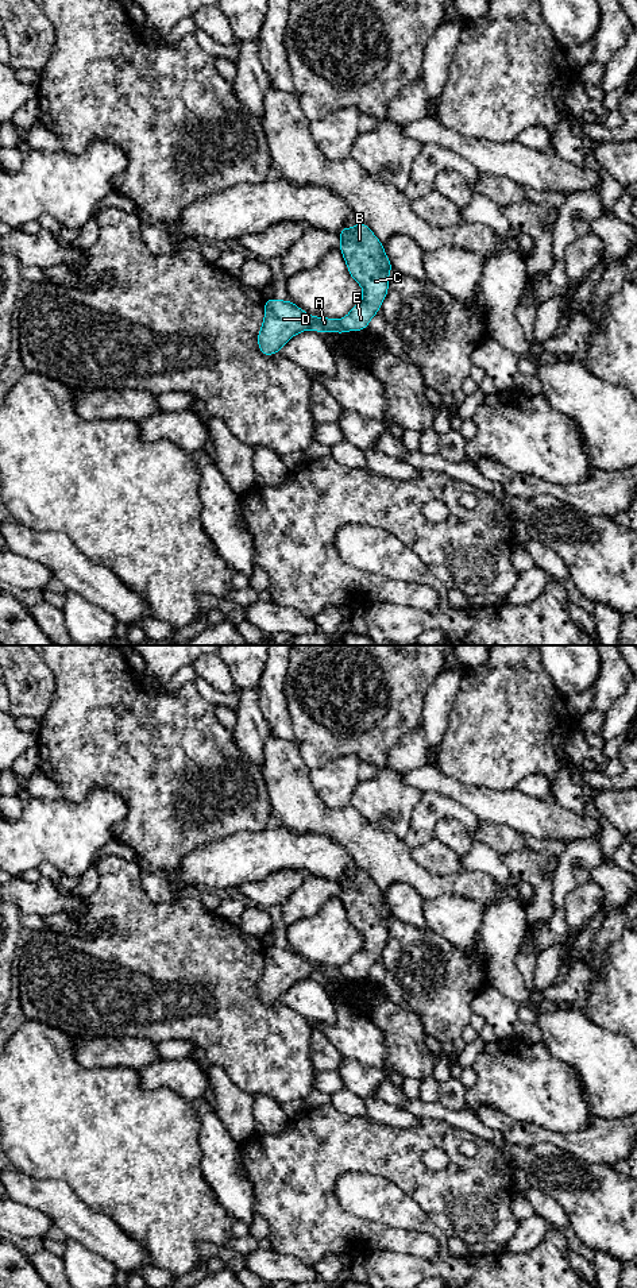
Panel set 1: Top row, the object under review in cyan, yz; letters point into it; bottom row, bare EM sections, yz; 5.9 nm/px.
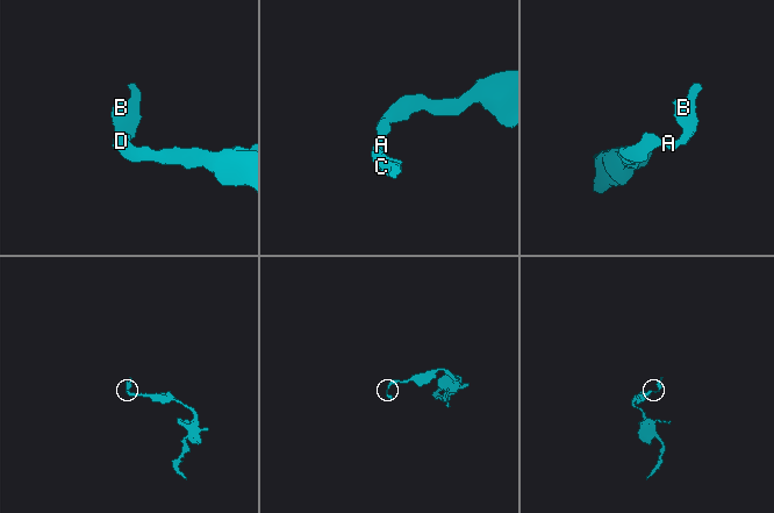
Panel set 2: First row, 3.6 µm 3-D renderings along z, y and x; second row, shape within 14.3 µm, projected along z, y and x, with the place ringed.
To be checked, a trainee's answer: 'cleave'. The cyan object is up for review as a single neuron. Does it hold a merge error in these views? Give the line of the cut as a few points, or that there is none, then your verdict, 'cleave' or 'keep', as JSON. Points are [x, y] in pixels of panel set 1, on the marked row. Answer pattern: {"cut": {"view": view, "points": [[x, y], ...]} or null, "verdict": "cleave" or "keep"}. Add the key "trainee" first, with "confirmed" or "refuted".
{"trainee": "refuted", "cut": null, "verdict": "keep"}

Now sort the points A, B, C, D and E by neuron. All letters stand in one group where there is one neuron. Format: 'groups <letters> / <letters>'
groups A B C D E

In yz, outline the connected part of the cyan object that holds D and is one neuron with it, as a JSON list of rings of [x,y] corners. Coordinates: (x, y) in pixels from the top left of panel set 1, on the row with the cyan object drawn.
[[[356,223],[351,230],[344,227],[339,235],[341,238],[339,248],[351,277],[363,289],[363,300],[341,320],[313,317],[290,300],[267,300],[265,320],[258,333],[263,355],[279,352],[289,339],[306,329],[320,333],[366,329],[372,316],[379,312],[389,289],[389,271],[393,269],[383,251],[383,243],[364,223]]]

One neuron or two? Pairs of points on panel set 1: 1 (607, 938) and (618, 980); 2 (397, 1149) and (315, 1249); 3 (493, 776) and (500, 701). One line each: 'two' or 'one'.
1: two
2: one
3: one

